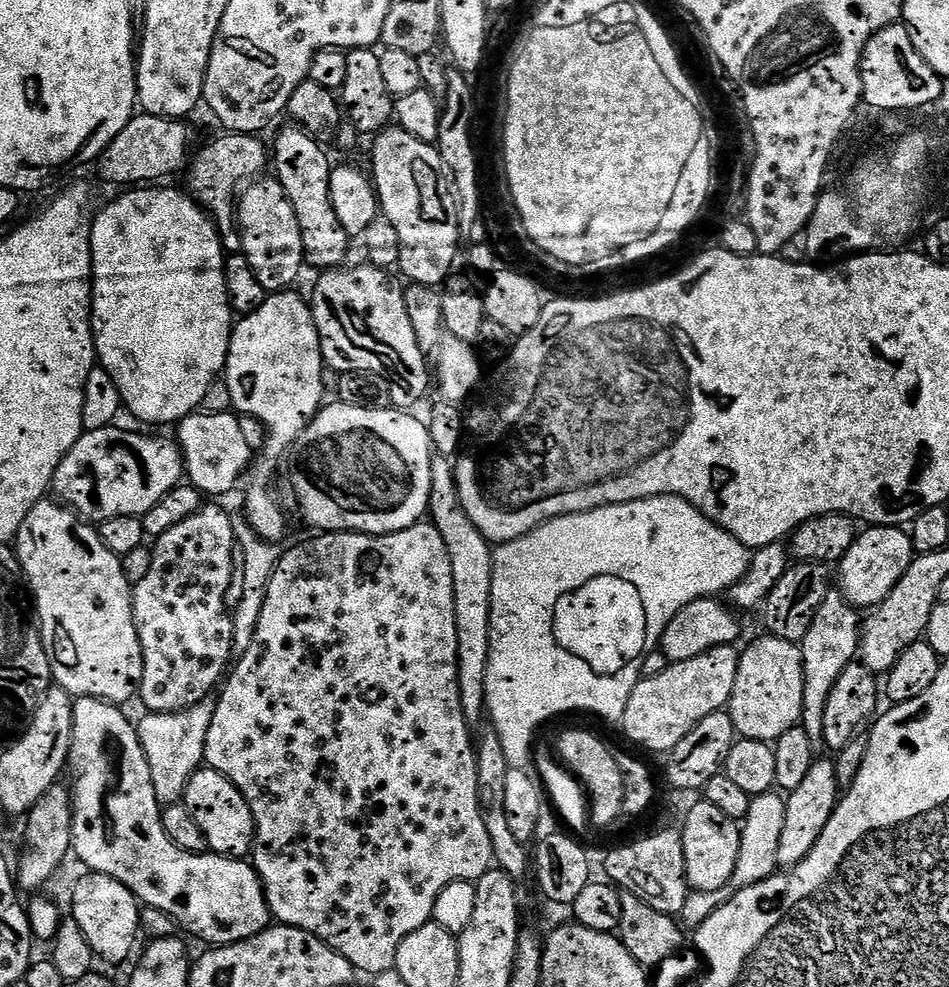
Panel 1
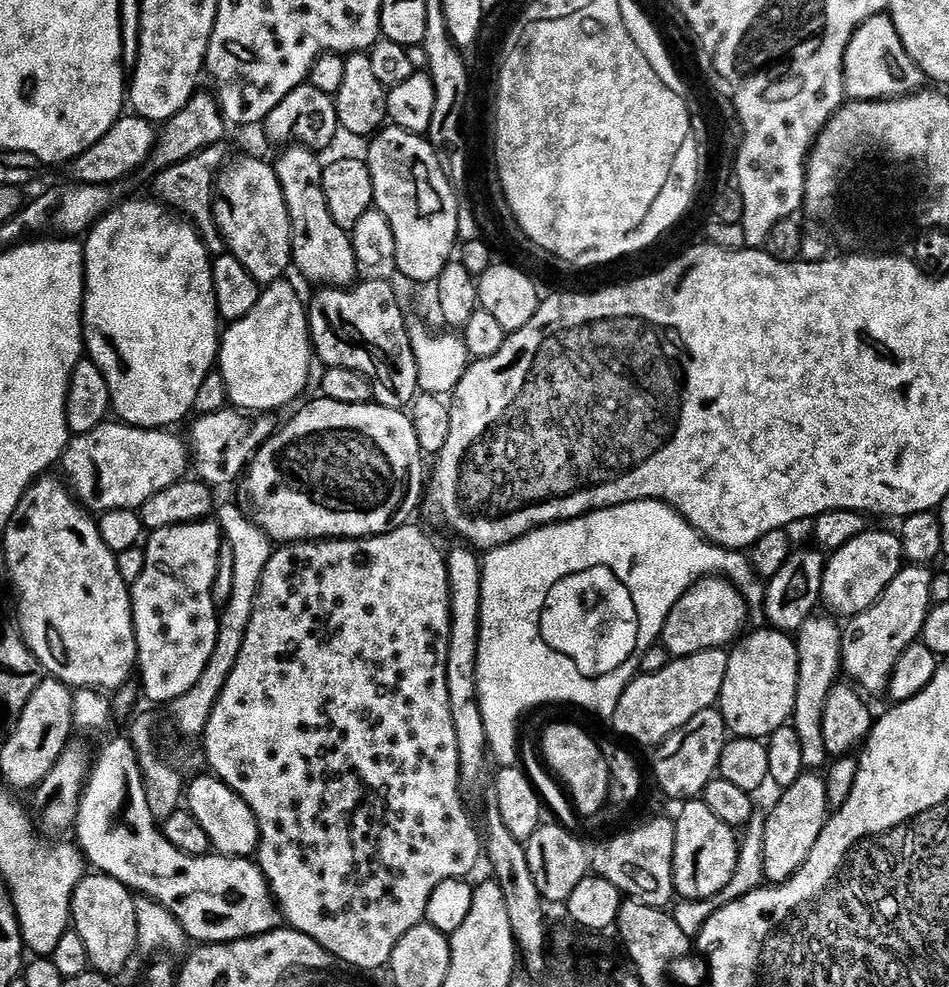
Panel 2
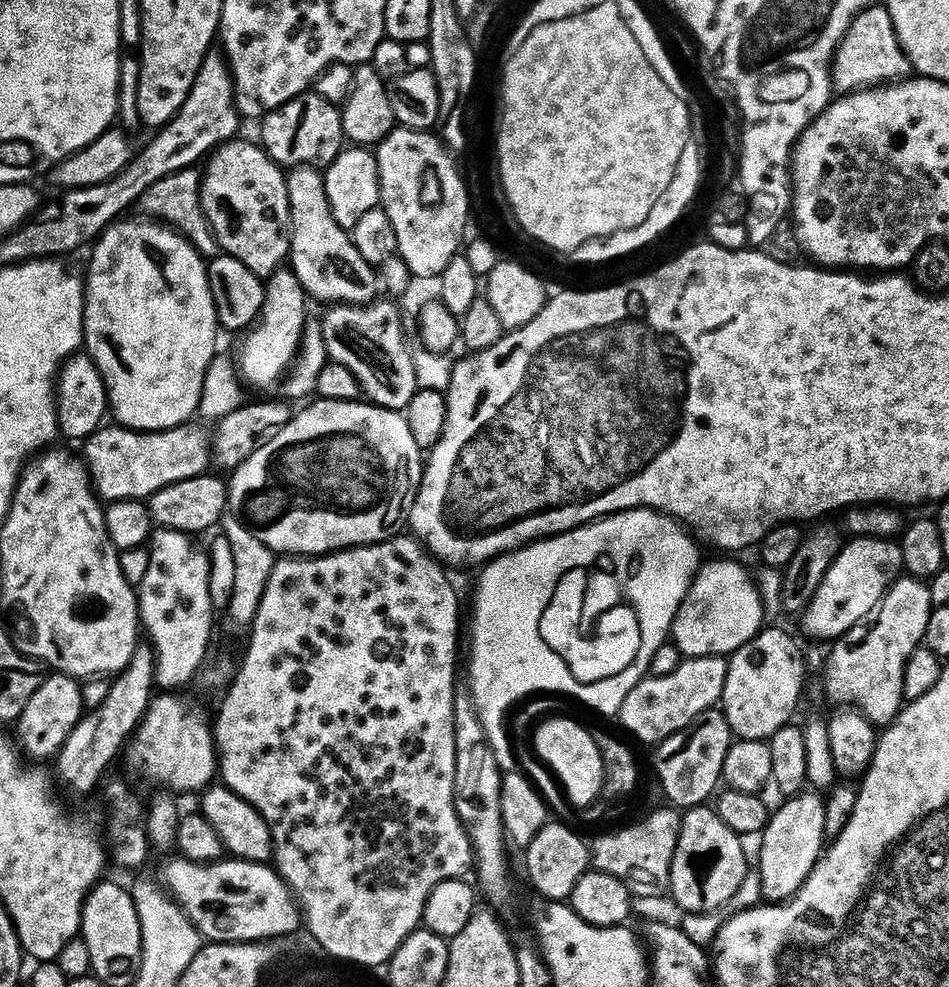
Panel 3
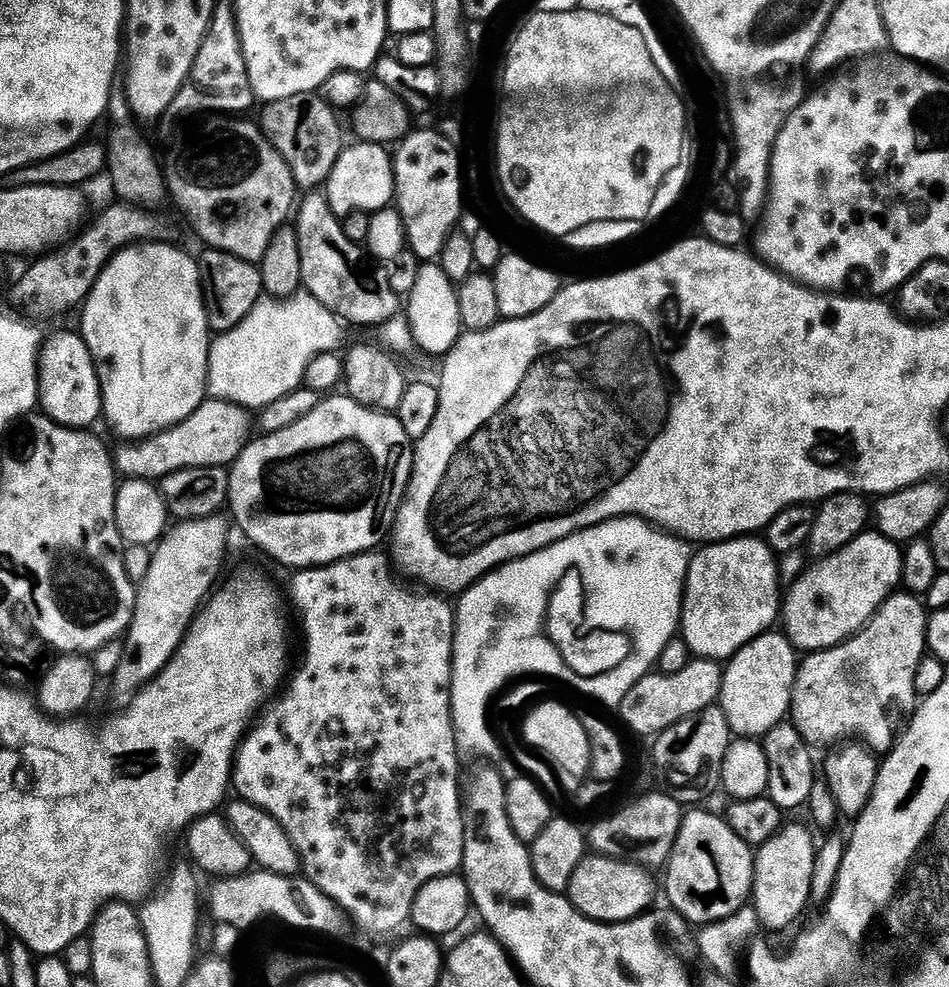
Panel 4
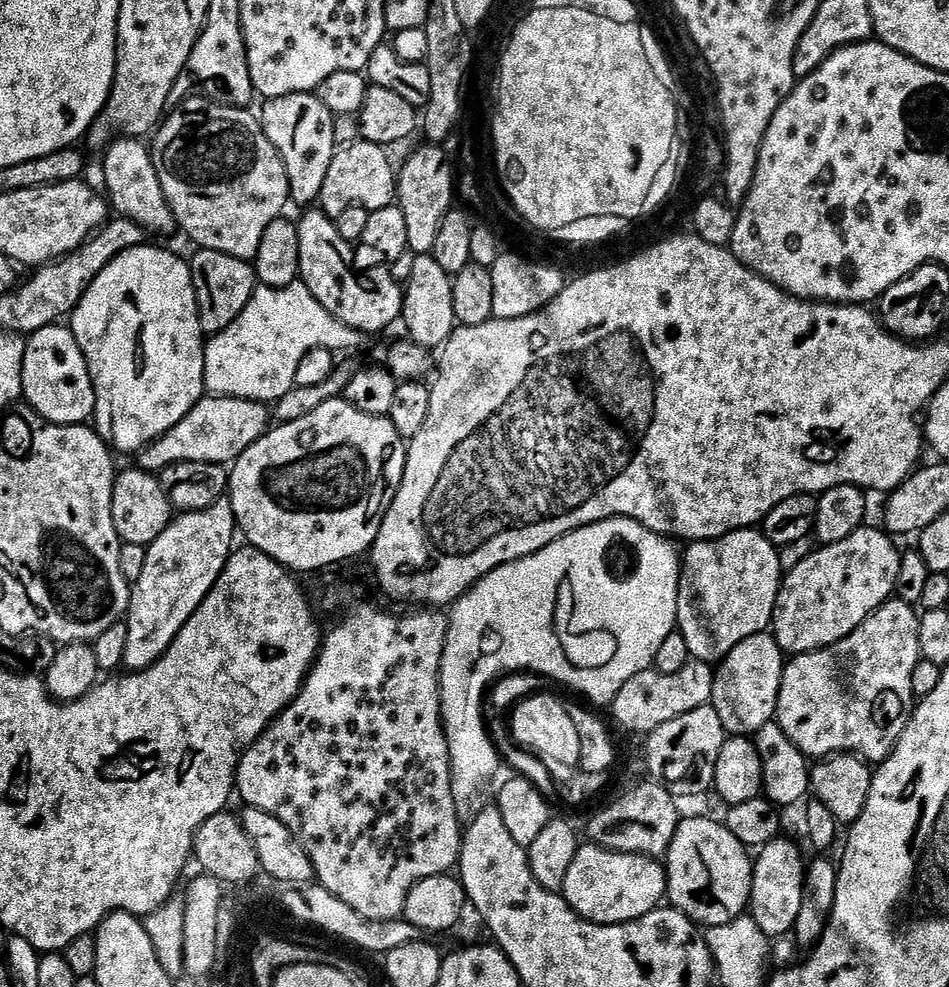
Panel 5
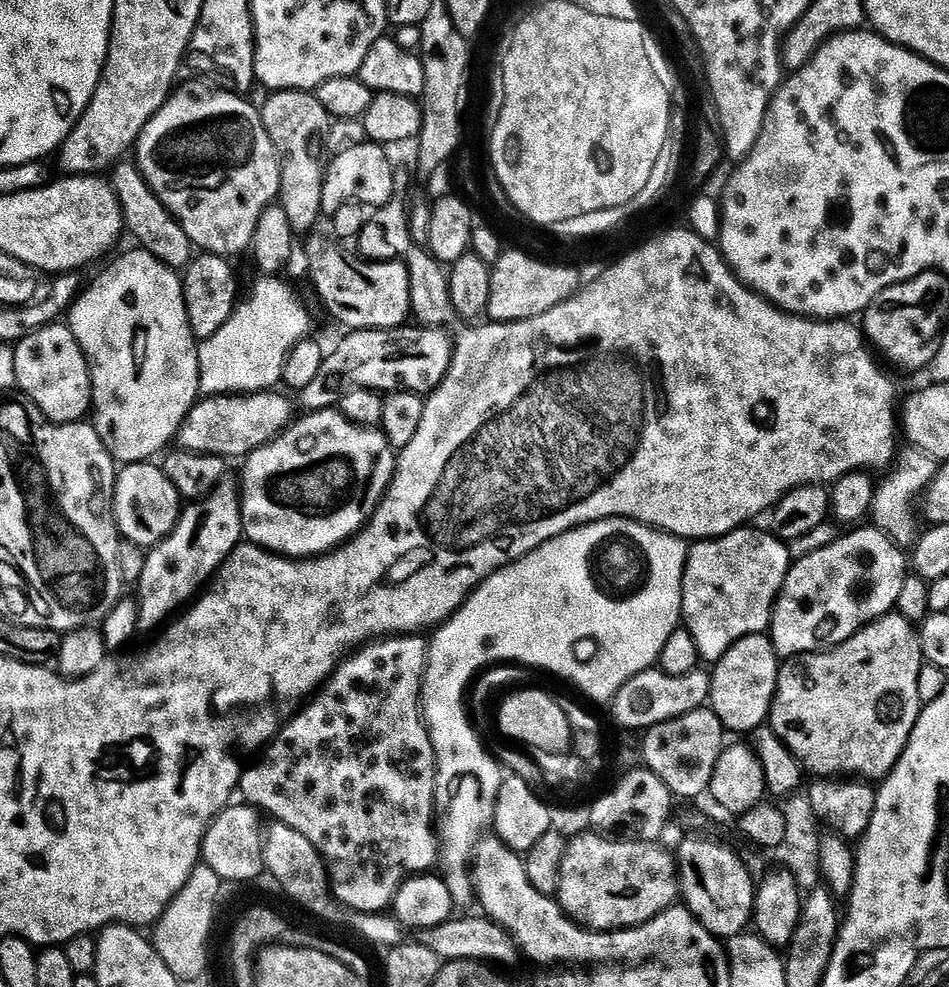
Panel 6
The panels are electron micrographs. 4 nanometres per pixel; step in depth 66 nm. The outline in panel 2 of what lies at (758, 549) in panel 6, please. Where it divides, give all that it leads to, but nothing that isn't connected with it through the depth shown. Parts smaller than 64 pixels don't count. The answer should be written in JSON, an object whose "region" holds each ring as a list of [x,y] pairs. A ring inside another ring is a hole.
{"region":[[[705,578],[695,584],[666,618],[662,637],[664,649],[673,658],[693,656],[711,648],[727,649],[745,631],[744,623],[748,620],[748,604],[740,592],[743,591],[727,578]]]}

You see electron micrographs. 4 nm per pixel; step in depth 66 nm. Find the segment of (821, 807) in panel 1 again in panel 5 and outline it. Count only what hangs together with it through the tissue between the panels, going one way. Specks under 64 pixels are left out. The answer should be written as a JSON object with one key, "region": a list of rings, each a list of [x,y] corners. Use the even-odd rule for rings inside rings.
{"region":[[[774,839],[765,848],[759,849],[752,865],[750,915],[771,938],[784,936],[787,932],[789,935],[795,929],[804,897],[806,860],[800,857],[800,848],[794,841],[784,839]]]}

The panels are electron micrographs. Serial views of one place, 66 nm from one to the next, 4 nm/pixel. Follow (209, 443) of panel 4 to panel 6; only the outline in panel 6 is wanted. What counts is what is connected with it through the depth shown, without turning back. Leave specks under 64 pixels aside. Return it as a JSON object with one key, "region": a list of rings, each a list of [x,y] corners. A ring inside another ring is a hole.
{"region":[[[280,390],[250,392],[201,399],[190,410],[180,427],[178,444],[183,451],[201,452],[204,456],[240,456],[246,458],[254,450],[270,443],[293,423],[292,404]]]}

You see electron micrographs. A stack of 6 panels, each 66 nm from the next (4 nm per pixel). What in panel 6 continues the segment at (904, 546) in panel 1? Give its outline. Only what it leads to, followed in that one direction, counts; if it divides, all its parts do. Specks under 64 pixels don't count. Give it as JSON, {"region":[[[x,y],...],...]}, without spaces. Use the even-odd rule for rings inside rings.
{"region":[[[875,526],[857,527],[855,530],[848,530],[843,534],[837,535],[835,539],[828,544],[825,548],[816,548],[809,556],[804,556],[795,561],[792,567],[788,569],[788,577],[786,582],[782,586],[780,591],[780,597],[776,599],[776,605],[772,611],[772,627],[770,629],[770,635],[772,638],[772,645],[776,647],[776,654],[781,658],[791,658],[794,656],[803,656],[806,652],[826,652],[829,648],[835,648],[842,642],[846,642],[853,634],[860,628],[865,628],[868,624],[873,624],[880,616],[886,616],[889,612],[893,611],[898,602],[898,594],[902,590],[902,582],[904,577],[909,575],[910,564],[904,556],[900,553],[901,545],[897,541],[893,540],[892,537],[887,536],[886,533],[881,532],[879,528]]]}

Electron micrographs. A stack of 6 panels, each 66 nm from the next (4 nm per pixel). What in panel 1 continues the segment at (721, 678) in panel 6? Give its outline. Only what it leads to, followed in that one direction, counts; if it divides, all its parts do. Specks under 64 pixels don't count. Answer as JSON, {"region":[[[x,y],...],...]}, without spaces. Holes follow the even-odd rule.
{"region":[[[764,634],[761,640],[740,652],[738,678],[734,678],[734,690],[726,711],[743,739],[774,742],[786,734],[786,730],[800,724],[803,693],[804,659],[800,644]]]}

